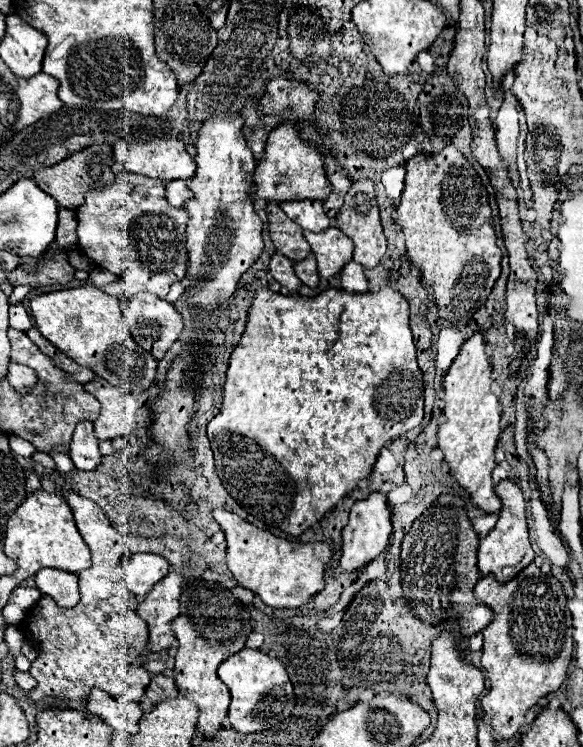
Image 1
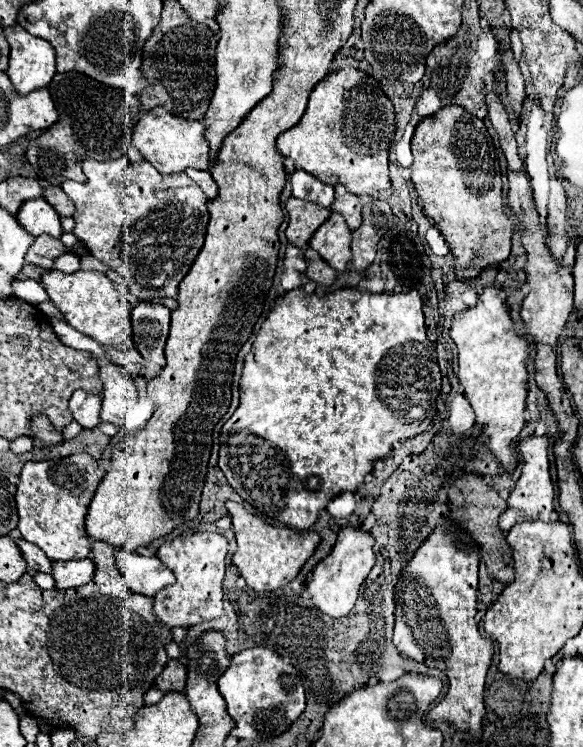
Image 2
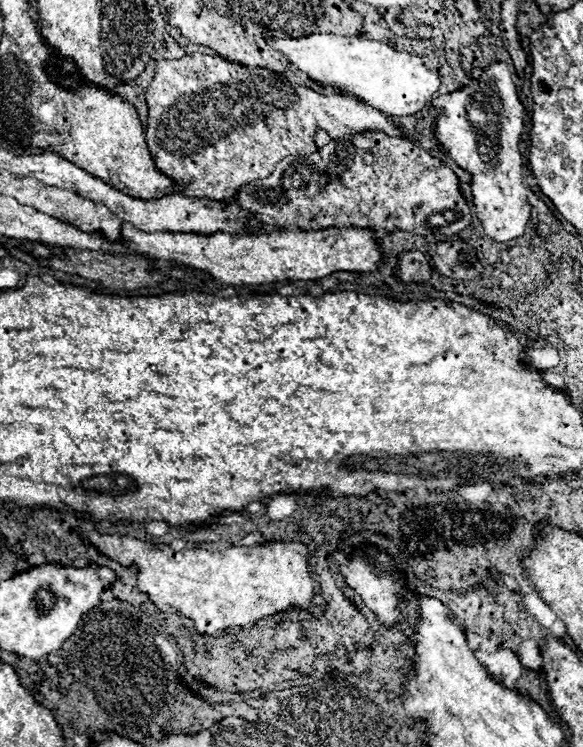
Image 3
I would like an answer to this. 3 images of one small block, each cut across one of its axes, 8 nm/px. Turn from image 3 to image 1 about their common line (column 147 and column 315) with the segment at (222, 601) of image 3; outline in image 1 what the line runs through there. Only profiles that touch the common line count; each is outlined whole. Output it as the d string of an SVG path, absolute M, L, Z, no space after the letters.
M216 508L212 516L226 534L228 570L234 574L240 586L260 596L264 604L272 608L298 608L308 602L314 594L324 590L324 564L332 556L330 546L326 542L290 542L266 530L260 530L254 524L222 508Z

